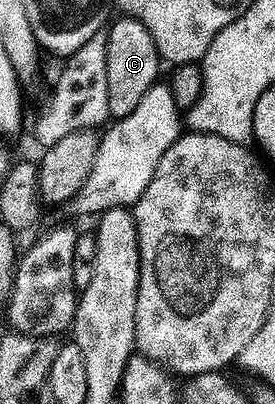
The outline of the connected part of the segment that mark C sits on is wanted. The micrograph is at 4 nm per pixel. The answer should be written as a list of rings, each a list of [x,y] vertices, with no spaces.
[[[119,18],[110,25],[109,35],[107,38],[107,65],[109,66],[109,110],[112,117],[116,121],[123,120],[129,114],[133,114],[133,110],[137,110],[137,106],[141,106],[141,102],[145,98],[145,94],[149,94],[149,90],[160,83],[159,64],[161,65],[161,57],[159,48],[155,44],[153,34],[149,34],[149,30],[139,20],[130,18]]]

